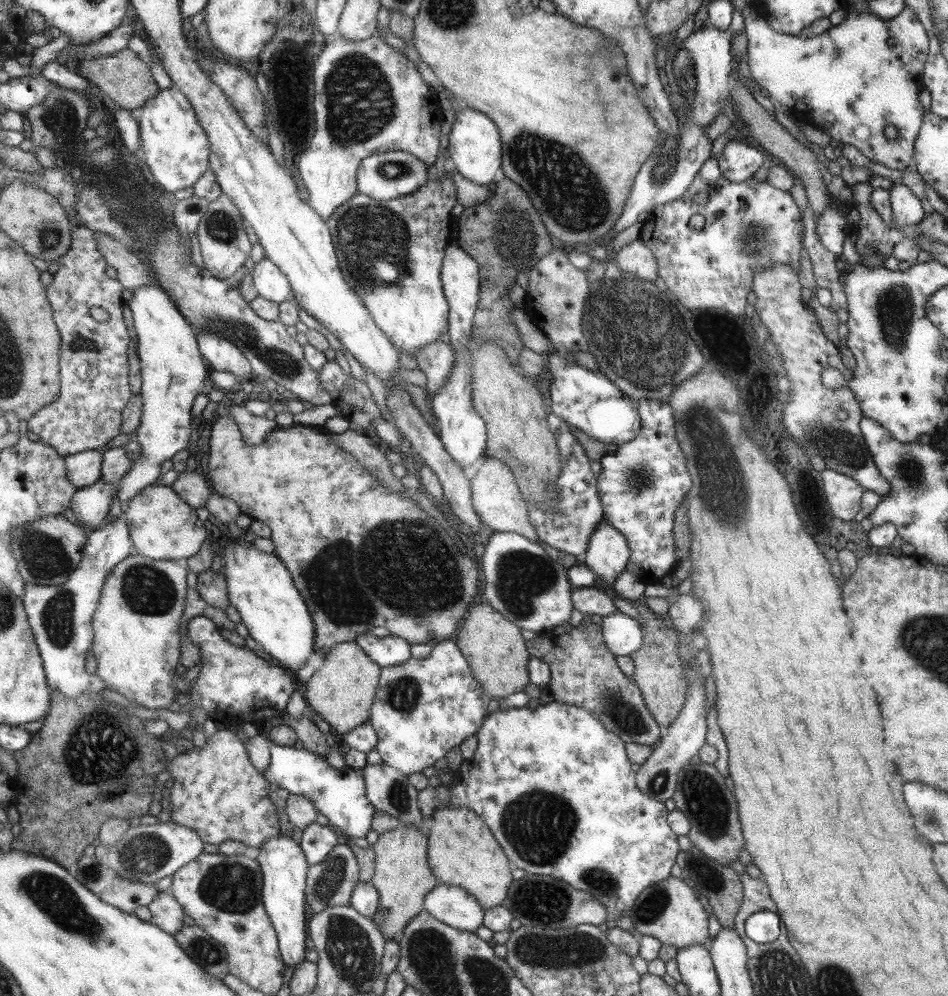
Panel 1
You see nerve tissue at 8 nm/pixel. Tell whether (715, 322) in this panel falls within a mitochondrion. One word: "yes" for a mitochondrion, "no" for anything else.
no

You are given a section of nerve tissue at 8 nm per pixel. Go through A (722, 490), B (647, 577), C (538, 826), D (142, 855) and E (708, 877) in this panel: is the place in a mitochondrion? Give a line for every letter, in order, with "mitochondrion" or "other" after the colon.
A: mitochondrion
B: other
C: mitochondrion
D: mitochondrion
E: mitochondrion

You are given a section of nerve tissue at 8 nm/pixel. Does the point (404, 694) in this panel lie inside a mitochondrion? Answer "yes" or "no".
yes

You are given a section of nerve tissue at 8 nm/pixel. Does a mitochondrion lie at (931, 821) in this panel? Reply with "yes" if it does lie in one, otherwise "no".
yes

